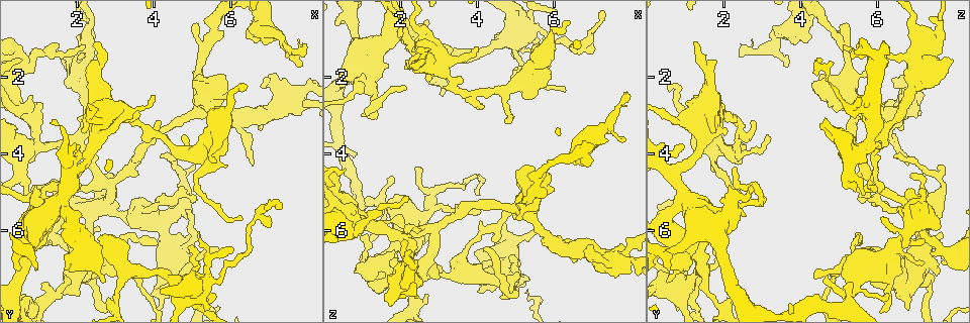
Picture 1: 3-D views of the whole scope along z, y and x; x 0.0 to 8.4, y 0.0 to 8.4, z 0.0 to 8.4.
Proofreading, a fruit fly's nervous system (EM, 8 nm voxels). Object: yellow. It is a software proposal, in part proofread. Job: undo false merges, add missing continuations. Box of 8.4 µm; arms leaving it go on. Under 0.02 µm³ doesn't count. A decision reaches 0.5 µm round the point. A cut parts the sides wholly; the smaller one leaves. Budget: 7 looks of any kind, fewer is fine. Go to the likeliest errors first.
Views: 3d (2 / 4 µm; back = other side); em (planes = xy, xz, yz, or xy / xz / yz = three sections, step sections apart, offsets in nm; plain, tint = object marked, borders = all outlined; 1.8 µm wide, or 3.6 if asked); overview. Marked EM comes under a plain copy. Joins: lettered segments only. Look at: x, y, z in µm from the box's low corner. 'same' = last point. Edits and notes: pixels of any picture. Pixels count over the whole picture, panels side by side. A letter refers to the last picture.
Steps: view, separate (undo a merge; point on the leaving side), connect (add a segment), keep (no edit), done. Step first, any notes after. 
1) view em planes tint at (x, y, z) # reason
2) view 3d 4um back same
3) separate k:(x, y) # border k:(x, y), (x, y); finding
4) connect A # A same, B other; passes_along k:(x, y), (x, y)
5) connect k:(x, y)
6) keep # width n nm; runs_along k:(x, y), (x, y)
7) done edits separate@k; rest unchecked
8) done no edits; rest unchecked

view 3d 4um at (0.85, 6.00, 1.75) # four or more arms meet

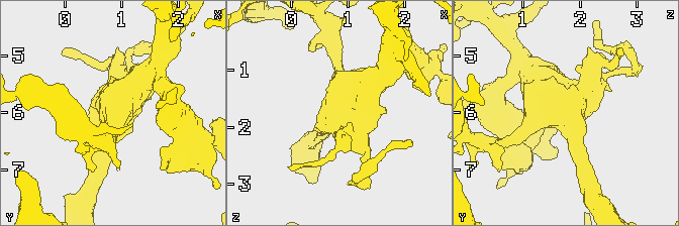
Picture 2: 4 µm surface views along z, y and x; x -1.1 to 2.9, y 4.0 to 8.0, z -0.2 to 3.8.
view em 3.6um planes borders at (0.90, 6.05, 1.75)

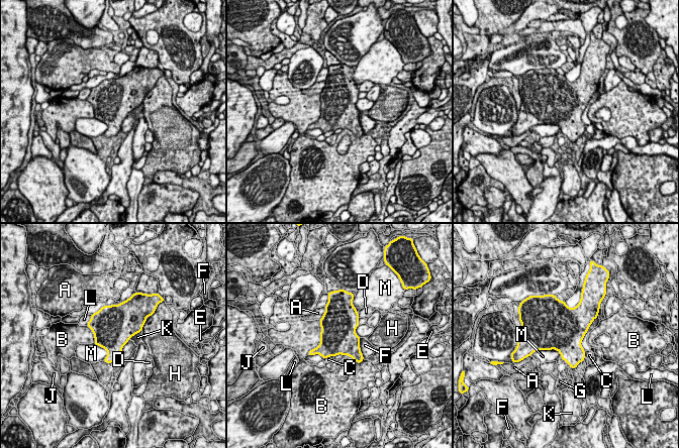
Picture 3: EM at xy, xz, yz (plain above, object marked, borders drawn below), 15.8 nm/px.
keep # A other, B other, C other, D other, E other, F other, G other, H other, J other, K other, L other, M other; border 3:(360, 338), (360, 351), (364, 358); all the same neuron

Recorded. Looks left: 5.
view em xy step 4 tint at (2.00, 3.75, 6.10) # sharp bend

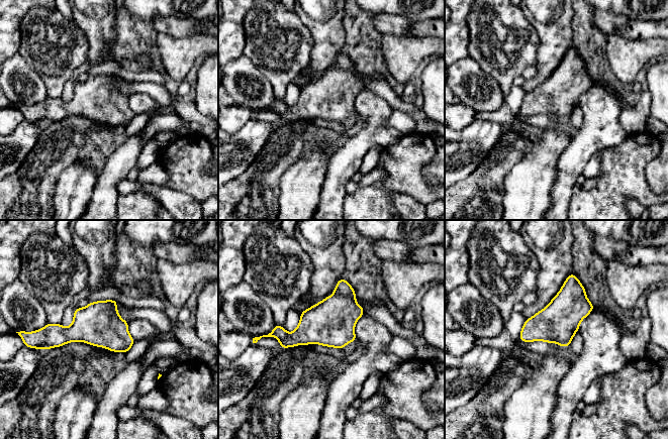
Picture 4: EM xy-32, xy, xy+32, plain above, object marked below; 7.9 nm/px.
view em xy step 4 borders same

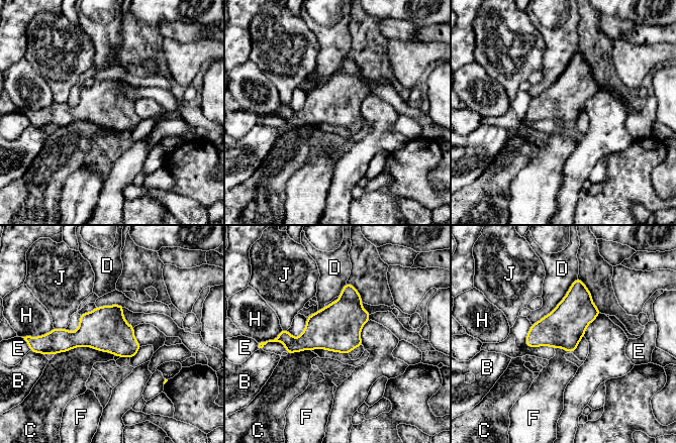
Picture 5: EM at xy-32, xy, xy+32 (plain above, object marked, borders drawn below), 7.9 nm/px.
keep # width 320 nm; B other, C other, D other, E other, F other, H other, J other; one neuron here

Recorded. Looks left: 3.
view 3d 2um back at (2.45, 6.50, 0.90) # sharp bend

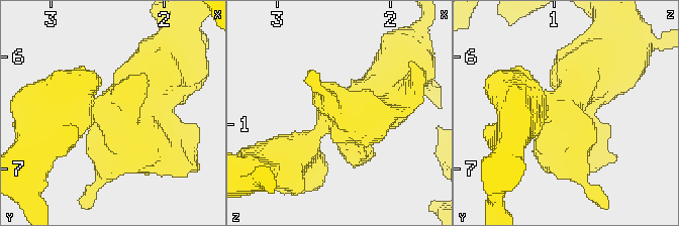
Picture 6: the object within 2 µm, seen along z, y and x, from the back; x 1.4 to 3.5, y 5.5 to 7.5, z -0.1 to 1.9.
view em planes borders at (2.48, 6.50, 0.94) # need the tissue

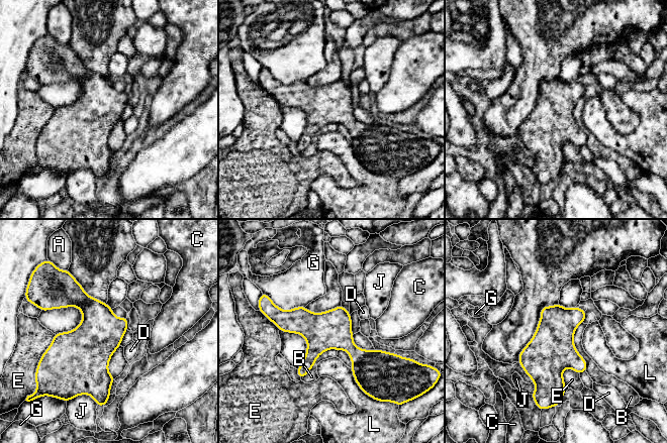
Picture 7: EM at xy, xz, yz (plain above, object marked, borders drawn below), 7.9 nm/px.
keep # longest_contact B 400 nm; A other, B other, C other, D other, E other, G other, J other, L other; border 7:(582, 322), (573, 344), (586, 370); all the same neuron

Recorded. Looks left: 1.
done no edits; rest unchecked

